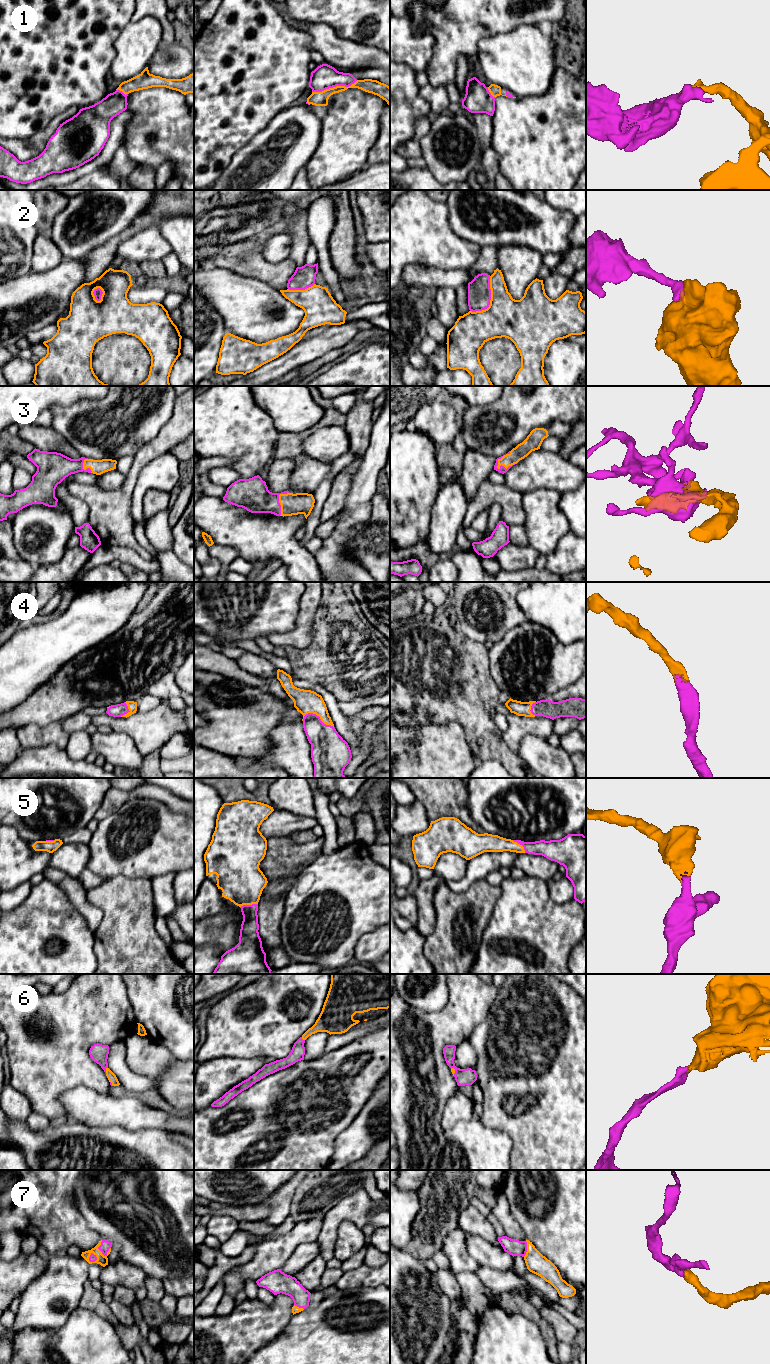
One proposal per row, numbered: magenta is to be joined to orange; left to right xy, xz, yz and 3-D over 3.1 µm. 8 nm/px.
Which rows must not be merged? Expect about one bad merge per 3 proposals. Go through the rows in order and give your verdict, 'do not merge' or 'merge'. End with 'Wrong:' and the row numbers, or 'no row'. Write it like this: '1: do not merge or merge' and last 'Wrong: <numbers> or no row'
1: merge
2: do not merge
3: merge
4: merge
5: merge
6: merge
7: merge
Wrong: 2

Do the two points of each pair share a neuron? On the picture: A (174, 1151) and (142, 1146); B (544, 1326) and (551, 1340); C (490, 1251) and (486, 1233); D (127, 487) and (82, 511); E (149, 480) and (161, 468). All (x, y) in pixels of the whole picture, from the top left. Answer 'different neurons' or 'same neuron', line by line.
A: same neuron
B: same neuron
C: different neurons
D: different neurons
E: same neuron

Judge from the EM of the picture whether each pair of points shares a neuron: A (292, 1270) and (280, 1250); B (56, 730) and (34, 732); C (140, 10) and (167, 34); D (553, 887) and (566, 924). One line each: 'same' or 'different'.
A: different
B: same
C: same
D: different

